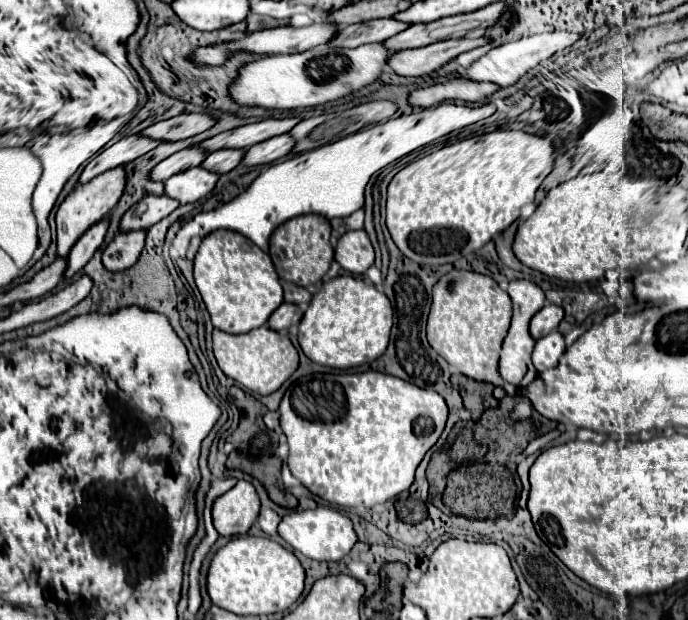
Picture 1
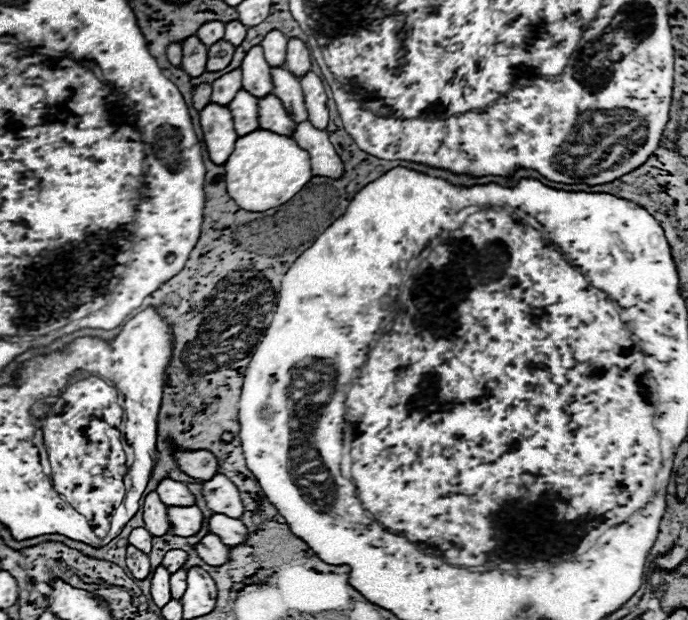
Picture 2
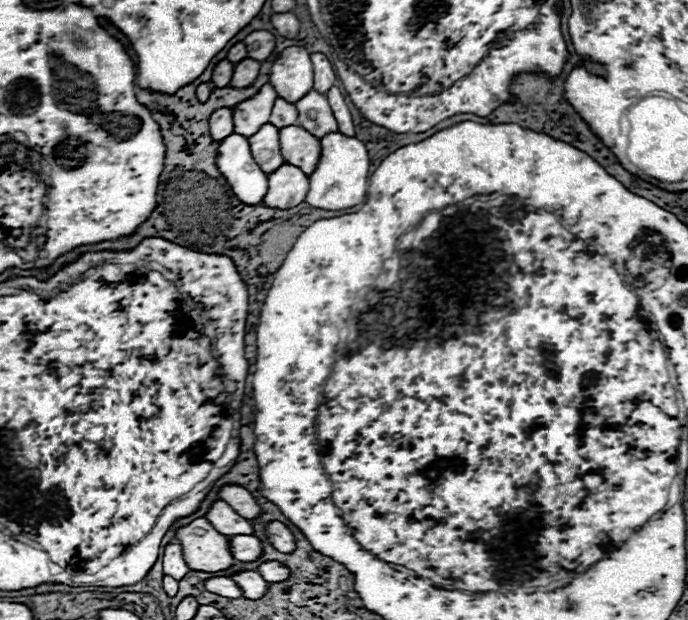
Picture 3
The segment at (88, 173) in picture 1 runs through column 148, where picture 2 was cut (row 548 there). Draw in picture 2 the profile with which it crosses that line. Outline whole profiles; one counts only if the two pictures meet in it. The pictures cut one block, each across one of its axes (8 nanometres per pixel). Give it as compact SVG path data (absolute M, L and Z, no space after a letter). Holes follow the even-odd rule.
M134 528L128 536L128 542L132 546L138 546L138 550L142 550L144 554L150 554L152 550L152 534L146 528Z

